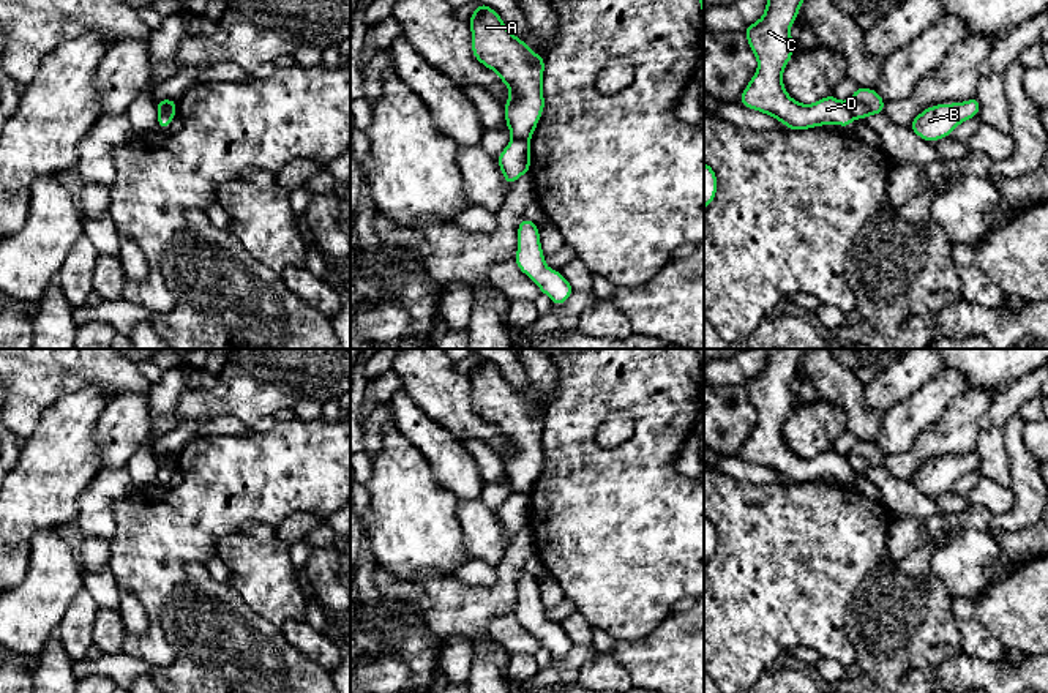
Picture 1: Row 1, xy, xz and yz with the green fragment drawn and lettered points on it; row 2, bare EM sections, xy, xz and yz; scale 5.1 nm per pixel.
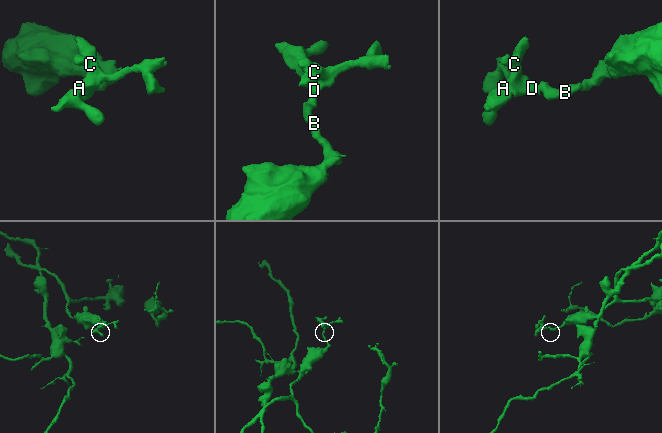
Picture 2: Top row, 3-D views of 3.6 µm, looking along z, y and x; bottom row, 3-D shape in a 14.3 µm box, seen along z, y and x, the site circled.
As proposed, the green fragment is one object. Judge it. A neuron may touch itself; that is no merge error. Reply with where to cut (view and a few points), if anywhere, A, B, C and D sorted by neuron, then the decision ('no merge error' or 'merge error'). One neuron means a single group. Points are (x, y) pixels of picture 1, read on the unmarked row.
xy (175, 461), (158, 468) | A C D / B | merge error

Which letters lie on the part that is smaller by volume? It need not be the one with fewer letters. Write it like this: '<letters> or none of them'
A, C, D

